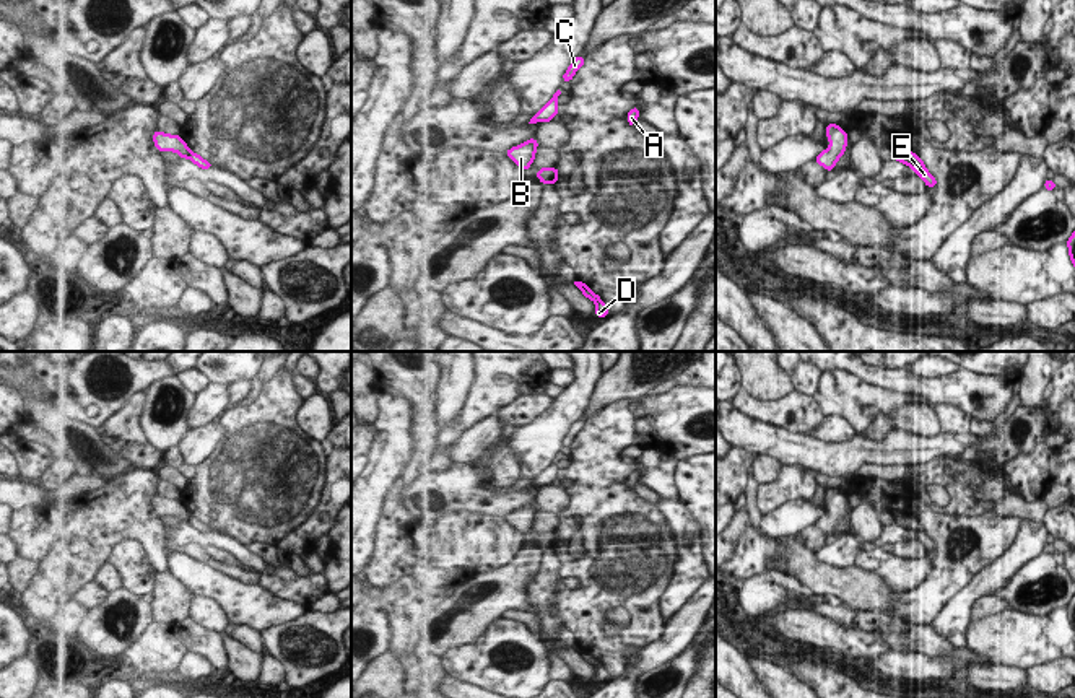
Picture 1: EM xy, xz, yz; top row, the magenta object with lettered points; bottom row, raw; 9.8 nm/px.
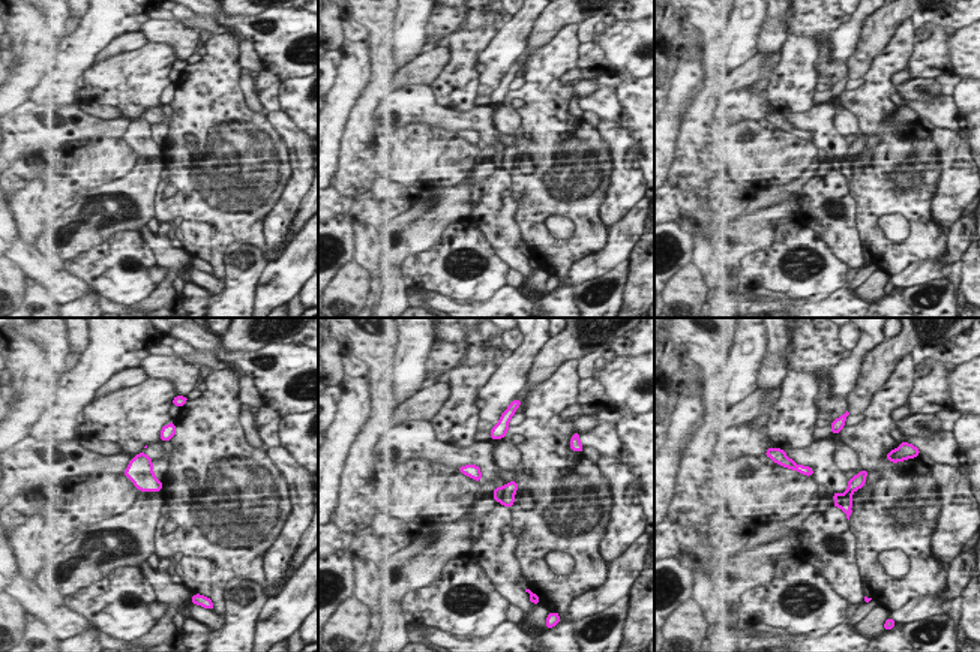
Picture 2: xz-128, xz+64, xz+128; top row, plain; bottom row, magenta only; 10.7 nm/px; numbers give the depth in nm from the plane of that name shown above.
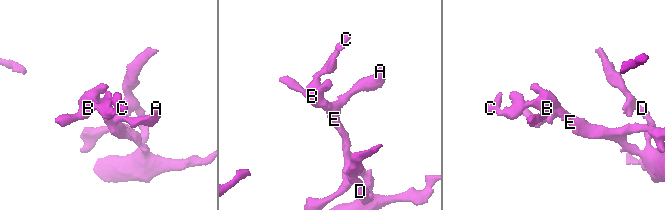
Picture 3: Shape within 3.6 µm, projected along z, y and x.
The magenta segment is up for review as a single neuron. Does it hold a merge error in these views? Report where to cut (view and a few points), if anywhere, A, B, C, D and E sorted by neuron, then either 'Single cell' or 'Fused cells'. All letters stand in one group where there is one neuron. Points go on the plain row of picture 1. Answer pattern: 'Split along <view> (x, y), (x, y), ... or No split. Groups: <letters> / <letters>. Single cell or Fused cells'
Split along yz (913, 531), (924, 532). Groups: A / B C D E. Fused cells.

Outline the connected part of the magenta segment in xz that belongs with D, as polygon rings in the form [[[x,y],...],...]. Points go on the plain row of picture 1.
[[[576,644],[576,646],[572,646],[572,649],[577,651],[585,662],[592,664],[597,669],[597,672],[595,672],[597,682],[605,682],[608,678],[610,674],[607,672],[607,669],[598,662],[598,659],[590,656],[585,648]]]

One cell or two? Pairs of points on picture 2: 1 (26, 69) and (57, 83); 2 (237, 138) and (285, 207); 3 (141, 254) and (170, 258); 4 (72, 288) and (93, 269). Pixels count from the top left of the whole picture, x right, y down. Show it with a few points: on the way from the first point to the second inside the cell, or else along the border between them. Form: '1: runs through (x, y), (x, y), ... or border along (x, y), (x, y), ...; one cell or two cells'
1: border along (57, 45), (56, 66), (45, 71), (27, 99); two cells
2: border along (290, 164), (291, 179), (266, 219), (264, 230); two cells
3: border along (138, 231), (152, 249), (158, 264); two cells
4: border along (65, 269), (92, 285); two cells

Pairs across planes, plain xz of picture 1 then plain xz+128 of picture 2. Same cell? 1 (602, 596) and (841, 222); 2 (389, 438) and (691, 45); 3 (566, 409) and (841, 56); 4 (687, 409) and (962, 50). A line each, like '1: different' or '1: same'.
1: different
2: different
3: same
4: same

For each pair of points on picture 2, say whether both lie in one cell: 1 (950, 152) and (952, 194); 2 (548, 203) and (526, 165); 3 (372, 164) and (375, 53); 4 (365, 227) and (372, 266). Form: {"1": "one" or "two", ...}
{"1": "one", "2": "one", "3": "one", "4": "one"}

